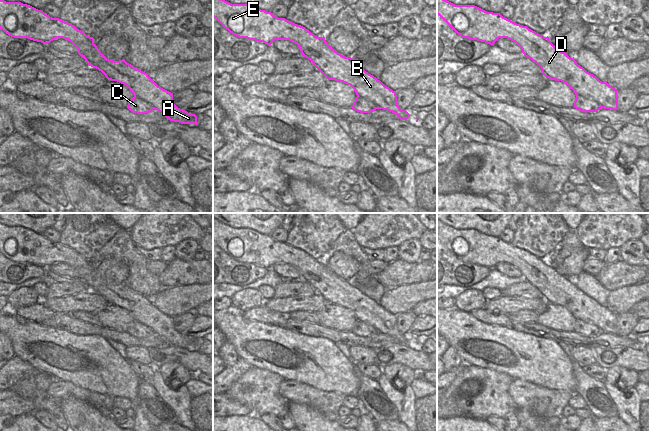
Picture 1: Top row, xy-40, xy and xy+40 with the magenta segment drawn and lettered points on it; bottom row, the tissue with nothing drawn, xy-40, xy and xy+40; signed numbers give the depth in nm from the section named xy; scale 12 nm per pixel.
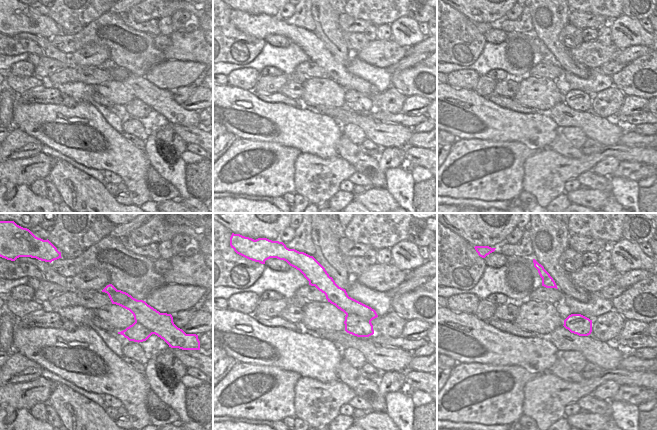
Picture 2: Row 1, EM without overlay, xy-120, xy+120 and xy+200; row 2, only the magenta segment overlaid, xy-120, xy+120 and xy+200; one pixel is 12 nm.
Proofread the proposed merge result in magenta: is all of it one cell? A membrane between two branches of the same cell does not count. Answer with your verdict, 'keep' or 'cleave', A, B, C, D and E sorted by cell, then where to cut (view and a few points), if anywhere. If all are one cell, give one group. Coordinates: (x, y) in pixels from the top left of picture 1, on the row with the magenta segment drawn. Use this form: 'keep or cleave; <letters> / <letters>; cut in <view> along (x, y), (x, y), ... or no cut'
cleave; A B D E / C; cut in xy+40 along (576, 95), (588, 97), (601, 107)

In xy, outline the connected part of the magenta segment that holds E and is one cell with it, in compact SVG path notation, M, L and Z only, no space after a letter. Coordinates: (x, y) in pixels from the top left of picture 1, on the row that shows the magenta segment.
M213 0L213 17L230 33L239 38L247 38L271 45L275 40L289 40L298 45L301 55L309 59L313 65L328 79L350 85L357 97L371 101L377 109L387 110L397 115L400 120L407 120L410 114L397 105L396 92L385 86L380 80L366 72L354 59L345 57L335 51L325 41L325 37L317 37L301 25L278 18L271 12L261 10L248 4L231 4L225 0Z

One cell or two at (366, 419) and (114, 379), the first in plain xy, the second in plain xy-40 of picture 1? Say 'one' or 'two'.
one

